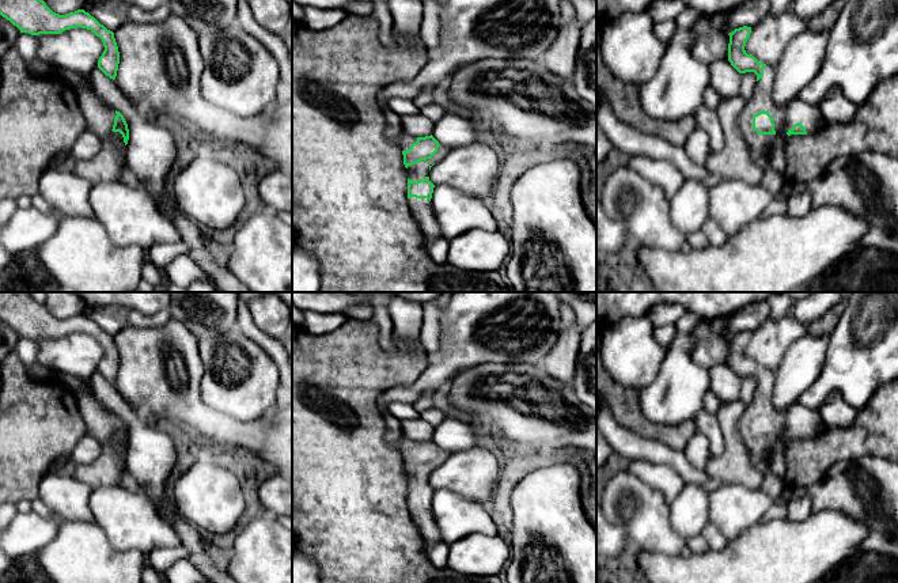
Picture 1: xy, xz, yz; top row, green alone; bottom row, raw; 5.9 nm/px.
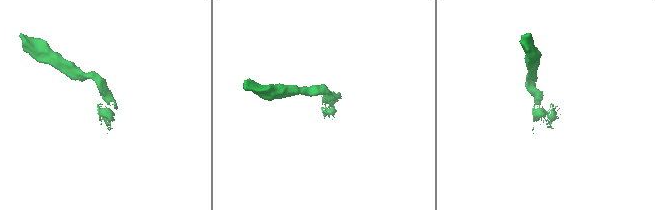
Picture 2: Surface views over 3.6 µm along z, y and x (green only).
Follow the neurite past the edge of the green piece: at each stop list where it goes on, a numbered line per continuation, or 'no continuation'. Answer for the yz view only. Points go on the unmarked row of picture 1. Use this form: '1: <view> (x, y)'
1: yz (766, 455)

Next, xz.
1: xz (420, 474)

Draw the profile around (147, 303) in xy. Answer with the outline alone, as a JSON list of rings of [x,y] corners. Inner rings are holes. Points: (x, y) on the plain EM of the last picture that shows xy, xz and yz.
[[[73,292],[87,307],[125,307],[151,315],[168,308],[171,292]]]

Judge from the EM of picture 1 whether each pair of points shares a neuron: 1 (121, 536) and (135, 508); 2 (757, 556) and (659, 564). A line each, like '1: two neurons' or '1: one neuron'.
1: one neuron
2: one neuron

